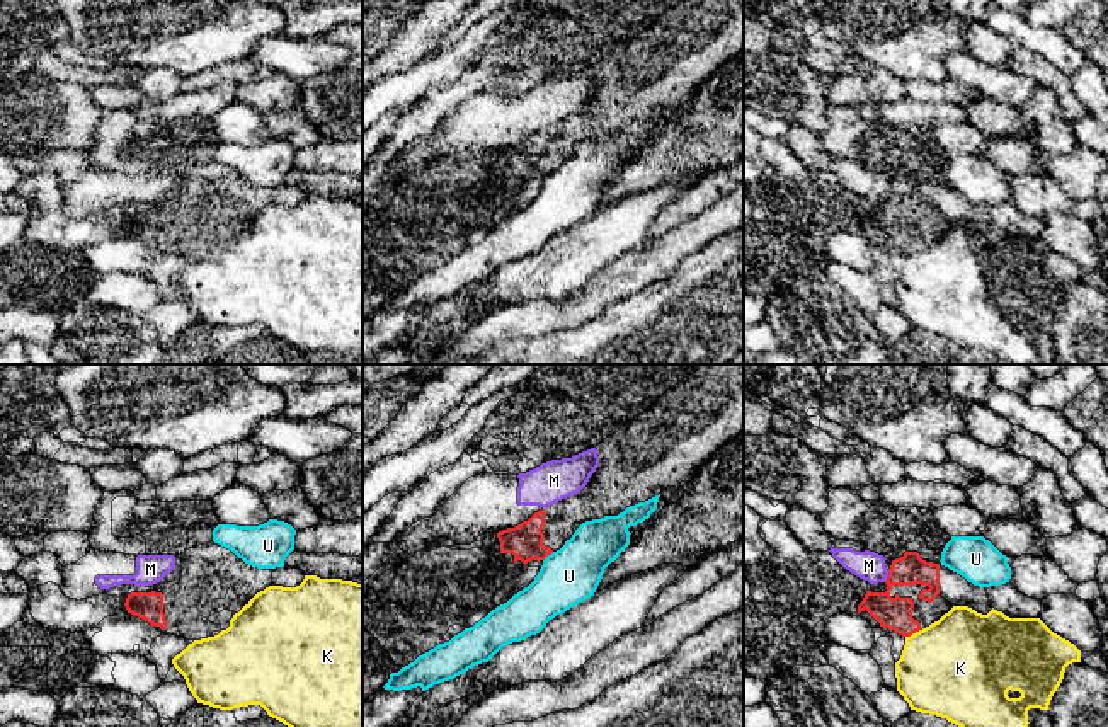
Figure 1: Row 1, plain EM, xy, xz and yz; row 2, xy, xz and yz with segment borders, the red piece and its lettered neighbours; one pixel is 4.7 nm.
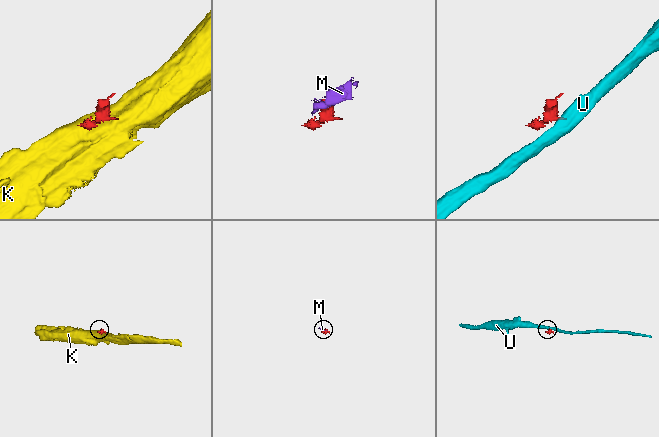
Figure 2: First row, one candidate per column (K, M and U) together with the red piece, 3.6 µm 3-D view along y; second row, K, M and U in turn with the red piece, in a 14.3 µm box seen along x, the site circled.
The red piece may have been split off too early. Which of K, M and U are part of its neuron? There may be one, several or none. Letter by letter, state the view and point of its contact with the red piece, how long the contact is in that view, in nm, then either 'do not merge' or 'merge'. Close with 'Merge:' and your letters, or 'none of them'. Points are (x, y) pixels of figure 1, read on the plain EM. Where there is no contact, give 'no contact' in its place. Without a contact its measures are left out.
K: yz (913, 251) | 80 nm | do not merge
M: yz (889, 194) | 60 nm | do not merge
U: xz (548, 172) | 70 nm | do not merge
Merge: none of them

